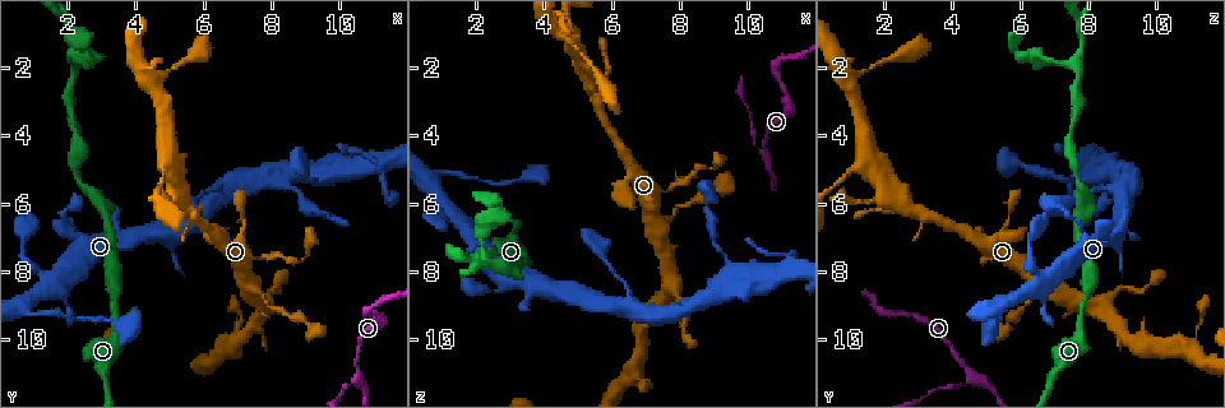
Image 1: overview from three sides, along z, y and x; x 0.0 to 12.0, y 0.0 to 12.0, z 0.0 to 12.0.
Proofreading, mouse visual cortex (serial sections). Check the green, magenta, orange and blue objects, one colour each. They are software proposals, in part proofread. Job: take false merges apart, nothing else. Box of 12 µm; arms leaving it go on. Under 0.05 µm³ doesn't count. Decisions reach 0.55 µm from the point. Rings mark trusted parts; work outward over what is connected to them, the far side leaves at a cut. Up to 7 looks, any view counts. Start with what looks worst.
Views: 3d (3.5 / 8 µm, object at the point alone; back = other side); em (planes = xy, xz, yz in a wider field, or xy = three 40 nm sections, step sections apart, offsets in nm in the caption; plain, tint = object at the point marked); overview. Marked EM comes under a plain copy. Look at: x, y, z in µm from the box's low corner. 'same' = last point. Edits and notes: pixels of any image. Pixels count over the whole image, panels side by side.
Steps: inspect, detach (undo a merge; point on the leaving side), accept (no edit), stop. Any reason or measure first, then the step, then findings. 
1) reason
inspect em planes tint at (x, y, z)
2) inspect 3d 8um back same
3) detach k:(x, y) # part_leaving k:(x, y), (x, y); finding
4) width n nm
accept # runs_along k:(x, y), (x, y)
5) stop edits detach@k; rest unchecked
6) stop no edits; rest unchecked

a fork
inspect 3d 3.5um at (10.5, 11.1, 4.6)

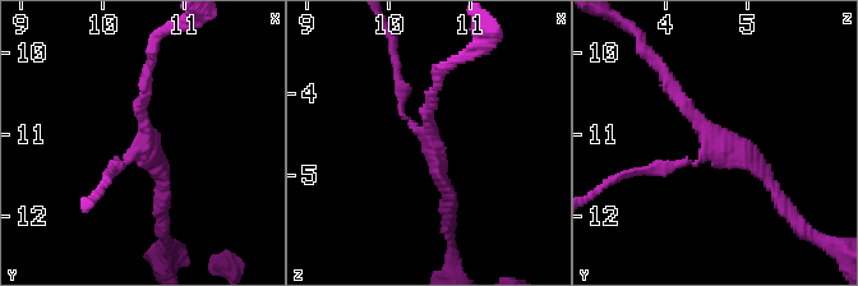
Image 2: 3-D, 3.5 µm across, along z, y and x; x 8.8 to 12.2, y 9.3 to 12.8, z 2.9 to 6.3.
inspect em xy step 2 tint at (10.55, 11.10, 4.60)

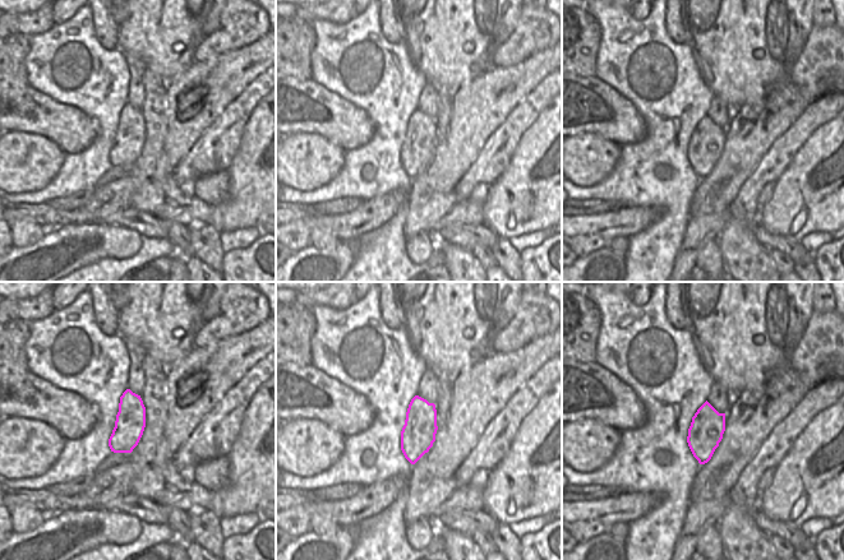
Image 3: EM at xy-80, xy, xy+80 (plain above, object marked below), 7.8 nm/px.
arms 3; arm_widths 100, 150, 200 nm
accept # runs_along 2:(664, 73), (775, 190); continuous, no second cell

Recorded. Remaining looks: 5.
thin neck
inspect 3d 8um at (2.3, 5.1, 7.6)

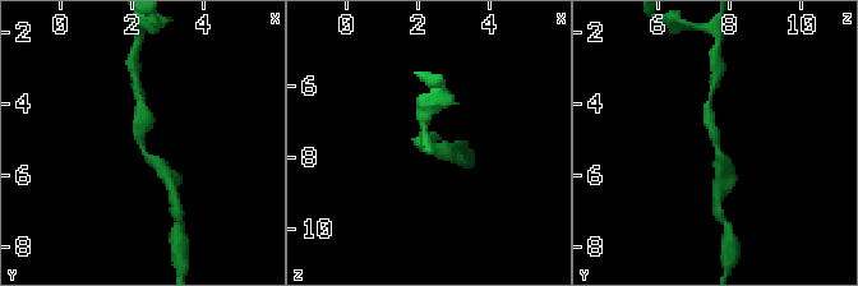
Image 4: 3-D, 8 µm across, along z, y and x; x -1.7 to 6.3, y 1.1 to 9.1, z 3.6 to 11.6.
arm_widths 300, 350 nm
inspect em xy step 3 tint at (2.3, 5.1, 7.7)

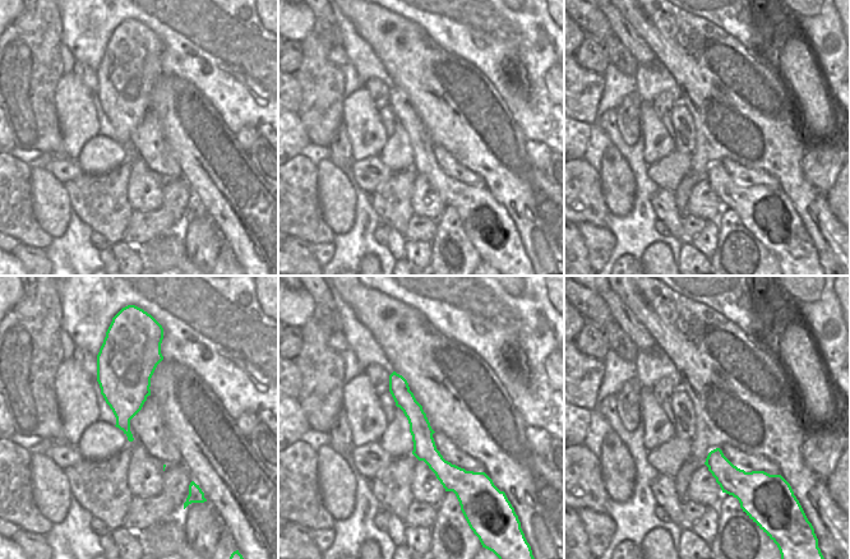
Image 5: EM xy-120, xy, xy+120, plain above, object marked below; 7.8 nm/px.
accept # runs_along 5:(393, 377), (424, 448), (461, 472); all the same cell

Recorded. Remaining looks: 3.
inspect em xy step 5 tint at (2.6, 1.5, 5.8)

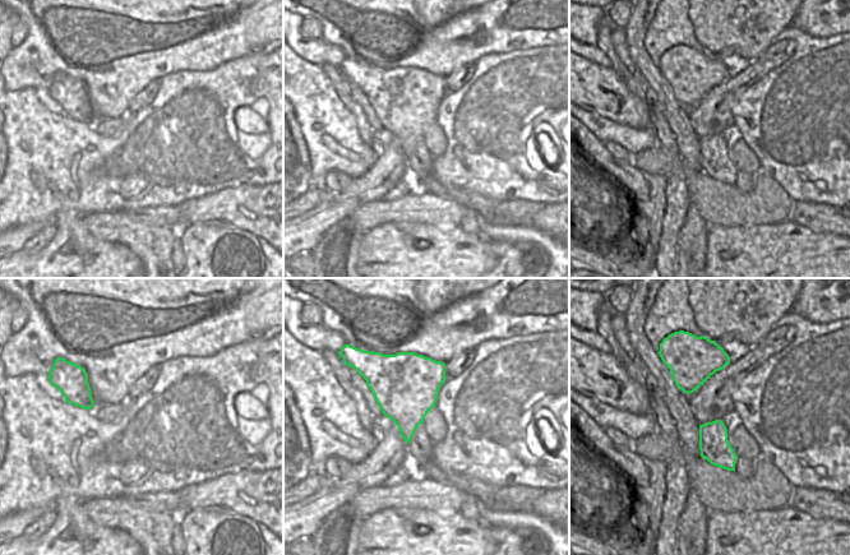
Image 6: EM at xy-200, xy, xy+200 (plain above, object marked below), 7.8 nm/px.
inspect 3d 3.5um same

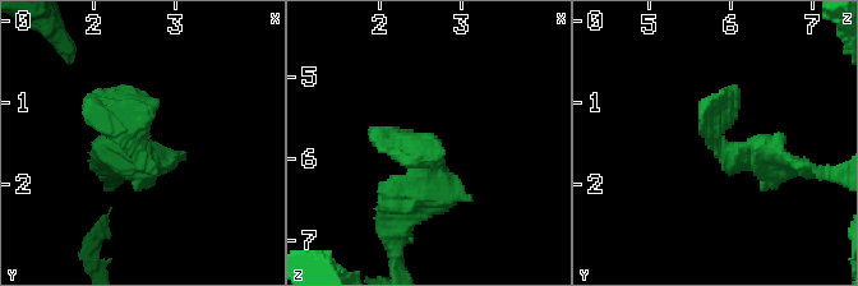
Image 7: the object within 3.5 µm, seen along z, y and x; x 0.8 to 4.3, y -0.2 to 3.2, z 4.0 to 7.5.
accept # runs_along 7:(788, 164), (729, 155), (710, 96); one cell here

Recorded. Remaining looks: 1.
stop no edits; rest unchecked

